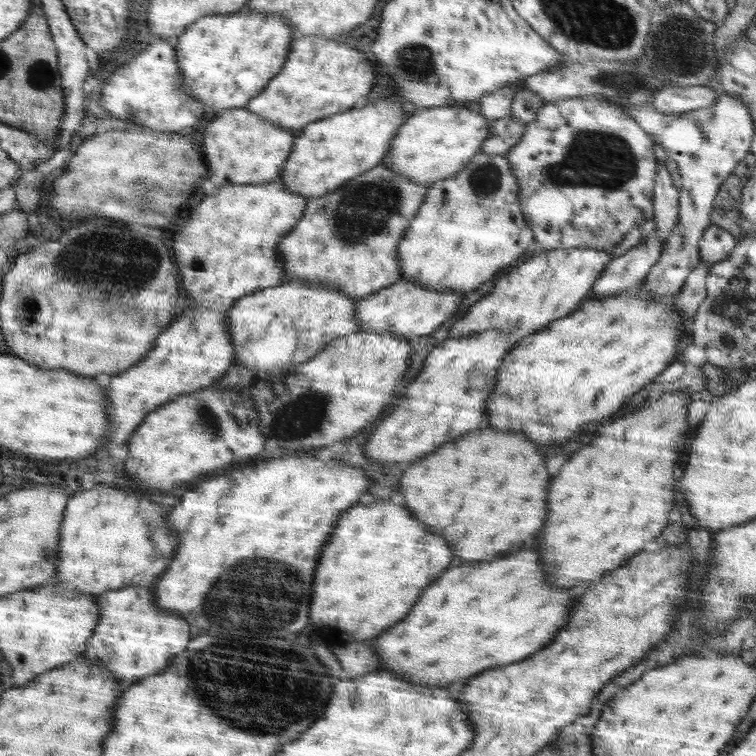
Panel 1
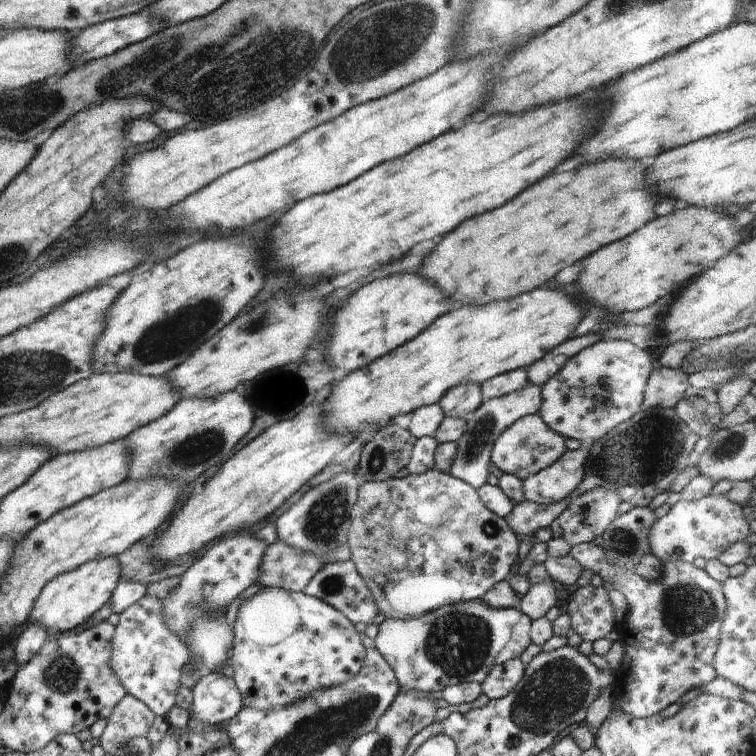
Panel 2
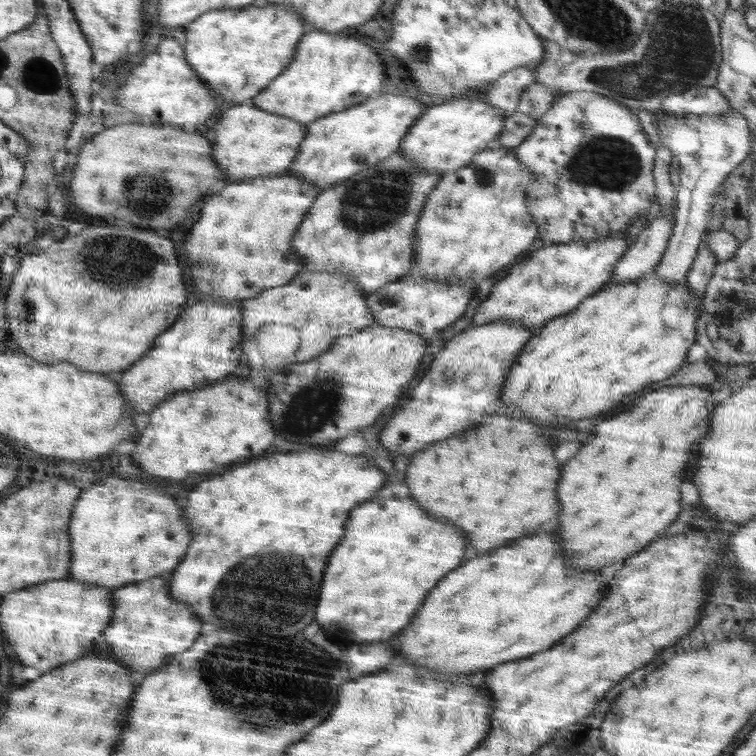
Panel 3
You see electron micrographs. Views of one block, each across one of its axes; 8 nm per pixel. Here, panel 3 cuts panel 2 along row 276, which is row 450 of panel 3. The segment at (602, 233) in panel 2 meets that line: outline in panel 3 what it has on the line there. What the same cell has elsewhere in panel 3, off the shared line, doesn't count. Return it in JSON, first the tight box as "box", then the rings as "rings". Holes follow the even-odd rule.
{"box":[406,414,560,556],"rings":[[[492,414],[492,422],[476,426],[472,432],[453,435],[448,440],[433,442],[424,451],[410,458],[406,471],[408,496],[418,502],[432,518],[450,522],[464,530],[466,542],[472,544],[478,556],[494,548],[508,546],[514,540],[536,534],[540,526],[558,516],[556,482],[560,478],[560,466],[554,460],[552,442],[544,442],[532,422],[518,414],[500,416]]]}

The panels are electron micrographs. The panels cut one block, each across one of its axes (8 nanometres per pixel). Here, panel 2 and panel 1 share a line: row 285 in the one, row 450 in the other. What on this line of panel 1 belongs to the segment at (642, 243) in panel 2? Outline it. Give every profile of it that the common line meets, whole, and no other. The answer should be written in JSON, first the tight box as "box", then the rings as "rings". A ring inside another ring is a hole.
{"box":[540,392,694,588],"rings":[[[688,392],[662,393],[660,398],[648,398],[636,412],[600,425],[592,444],[576,452],[562,466],[550,486],[550,512],[541,528],[544,536],[540,538],[544,568],[552,570],[552,578],[558,586],[572,588],[604,577],[608,570],[622,566],[628,558],[642,551],[644,544],[656,539],[671,522],[668,514],[674,508],[674,470],[680,466],[686,442],[694,434],[694,428],[688,422],[690,404],[692,396]]]}

